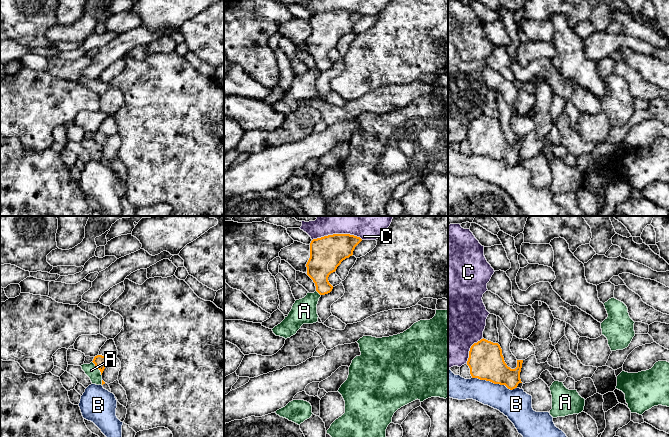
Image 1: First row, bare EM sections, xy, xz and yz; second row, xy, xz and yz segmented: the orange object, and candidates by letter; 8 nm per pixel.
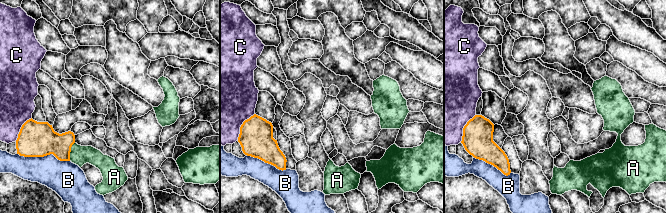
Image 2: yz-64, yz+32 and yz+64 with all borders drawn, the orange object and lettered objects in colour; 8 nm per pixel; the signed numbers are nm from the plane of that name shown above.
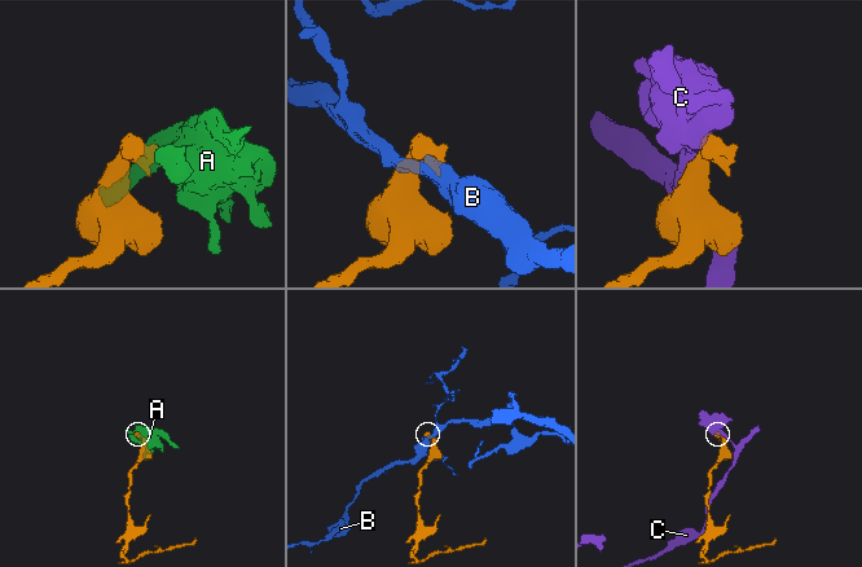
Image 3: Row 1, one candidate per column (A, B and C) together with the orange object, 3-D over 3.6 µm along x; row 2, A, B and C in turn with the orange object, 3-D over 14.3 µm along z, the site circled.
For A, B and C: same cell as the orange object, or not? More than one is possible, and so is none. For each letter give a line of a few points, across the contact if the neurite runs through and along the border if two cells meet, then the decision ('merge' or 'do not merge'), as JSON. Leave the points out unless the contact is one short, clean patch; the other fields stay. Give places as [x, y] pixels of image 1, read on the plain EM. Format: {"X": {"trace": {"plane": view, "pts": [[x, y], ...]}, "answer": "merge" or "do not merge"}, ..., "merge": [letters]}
{"A": {"trace": {"plane": "xy", "pts": [[92, 137], [101, 151]]}, "answer": "do not merge"}, "B": {"answer": "do not merge"}, "C": {"answer": "do not merge"}, "merge": []}

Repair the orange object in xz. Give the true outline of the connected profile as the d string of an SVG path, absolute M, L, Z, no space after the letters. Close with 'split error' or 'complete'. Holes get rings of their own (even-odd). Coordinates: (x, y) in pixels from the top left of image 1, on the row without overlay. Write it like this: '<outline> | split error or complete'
M333 10L311 17L310 34L306 40L307 51L315 59L320 71L332 67L329 51L336 47L343 36L353 31L355 23L361 17L360 13L350 10Z | complete

